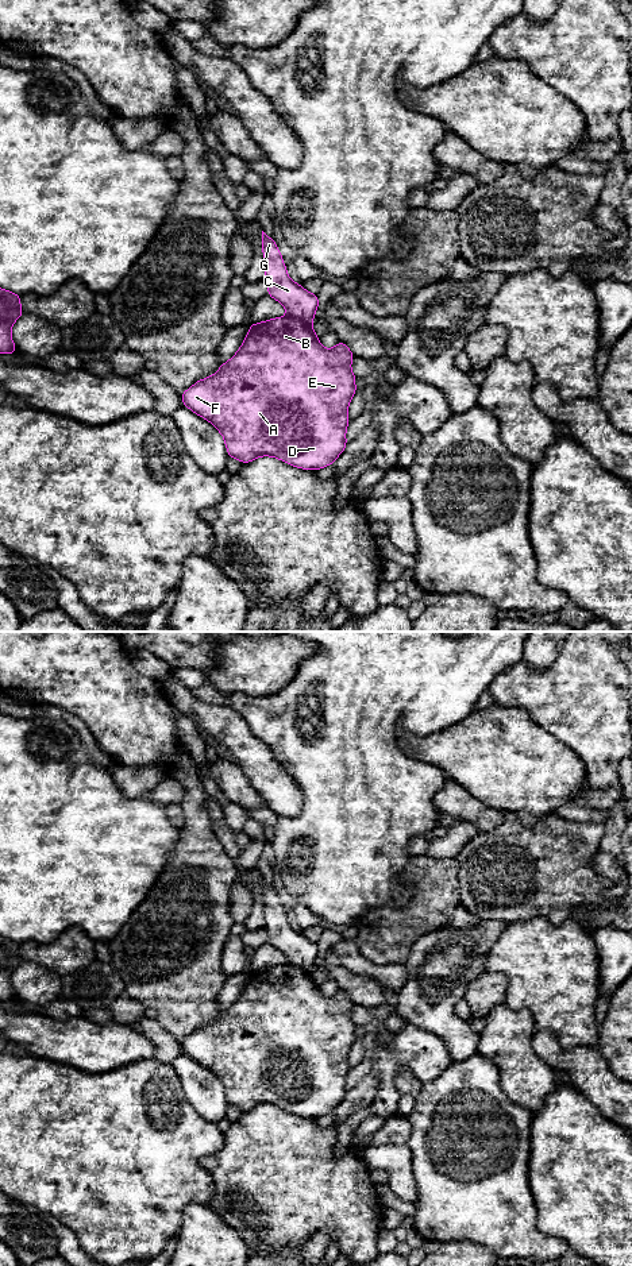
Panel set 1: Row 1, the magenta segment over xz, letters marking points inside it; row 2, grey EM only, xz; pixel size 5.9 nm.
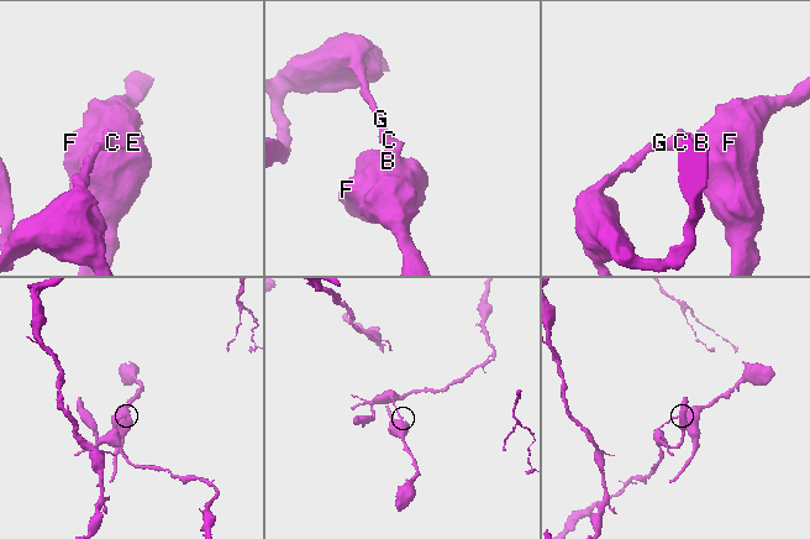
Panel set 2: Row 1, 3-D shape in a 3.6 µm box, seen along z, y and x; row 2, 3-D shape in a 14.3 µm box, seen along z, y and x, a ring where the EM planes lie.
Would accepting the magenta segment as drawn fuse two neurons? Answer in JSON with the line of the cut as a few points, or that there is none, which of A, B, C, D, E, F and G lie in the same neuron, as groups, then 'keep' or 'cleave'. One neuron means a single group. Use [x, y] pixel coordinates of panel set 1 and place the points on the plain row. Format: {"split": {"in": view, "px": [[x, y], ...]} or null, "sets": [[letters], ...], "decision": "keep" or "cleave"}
{"split": {"in": "xz", "px": [[286, 962], [311, 972]]}, "sets": [["A", "B", "D", "E", "F"], ["C", "G"]], "decision": "cleave"}

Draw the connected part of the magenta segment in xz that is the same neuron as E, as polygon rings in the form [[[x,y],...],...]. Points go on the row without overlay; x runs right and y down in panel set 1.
[[[289,964],[275,965],[250,972],[236,1001],[221,1011],[216,1022],[185,1038],[181,1046],[184,1054],[208,1068],[221,1081],[230,1105],[246,1112],[261,1104],[271,1104],[293,1115],[316,1119],[334,1112],[347,1093],[347,1058],[357,1041],[357,1024],[351,1019],[352,1007],[354,1001],[343,989],[331,997],[324,996],[312,972]]]

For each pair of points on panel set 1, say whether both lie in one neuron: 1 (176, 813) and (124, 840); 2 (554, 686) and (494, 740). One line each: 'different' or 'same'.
1: different
2: different

